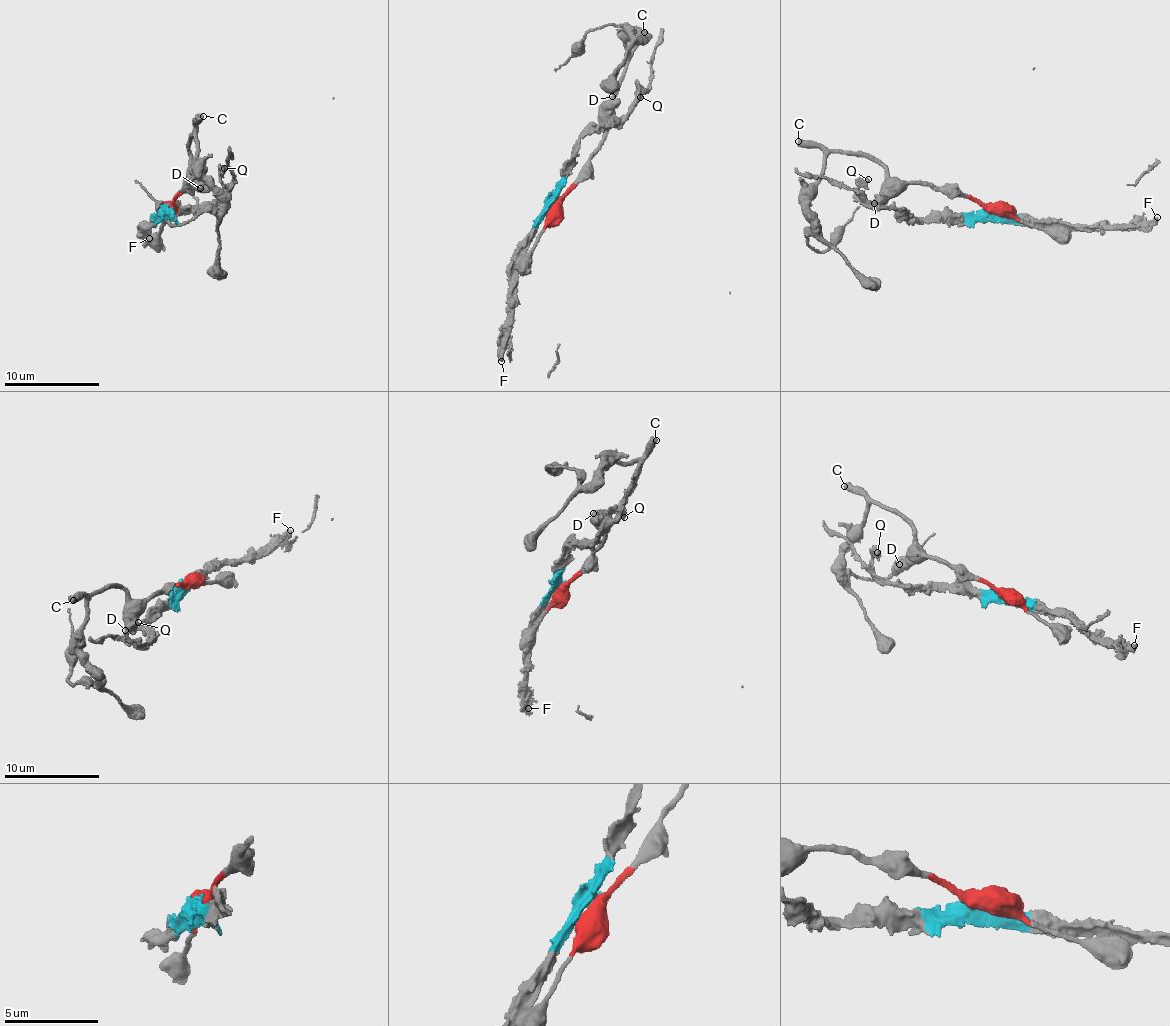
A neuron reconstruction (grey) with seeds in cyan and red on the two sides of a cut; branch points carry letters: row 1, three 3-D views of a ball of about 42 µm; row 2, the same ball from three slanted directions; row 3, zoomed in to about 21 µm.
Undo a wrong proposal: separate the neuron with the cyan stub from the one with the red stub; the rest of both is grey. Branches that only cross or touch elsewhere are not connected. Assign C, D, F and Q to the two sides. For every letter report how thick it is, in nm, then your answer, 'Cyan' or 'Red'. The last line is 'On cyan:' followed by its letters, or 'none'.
C: Thickness 500 nm. Red
D: Thickness 700 nm. Red
F: Thickness 440 nm. Cyan
Q: Thickness 550 nm. Cyan
On cyan: F, Q

